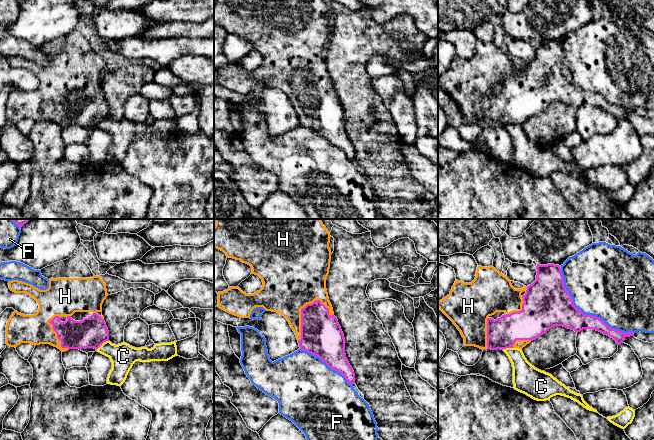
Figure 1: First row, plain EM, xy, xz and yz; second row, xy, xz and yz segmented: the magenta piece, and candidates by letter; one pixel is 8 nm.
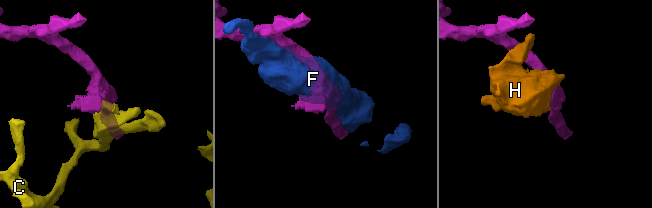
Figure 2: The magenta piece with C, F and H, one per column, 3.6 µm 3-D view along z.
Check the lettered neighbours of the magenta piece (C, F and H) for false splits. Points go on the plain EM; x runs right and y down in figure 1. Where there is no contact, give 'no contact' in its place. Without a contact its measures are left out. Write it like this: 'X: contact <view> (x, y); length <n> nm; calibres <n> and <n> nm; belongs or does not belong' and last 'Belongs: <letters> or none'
C: contact xy (102, 119); length 130 nm; calibres 240 and 200 nm; does not belong
F: contact yz (585, 90); length 800 nm; calibres 300 and 480 nm; does not belong
H: contact xz (301, 92); length 380 nm; calibres 320 and 400 nm; belongs
Belongs: H

